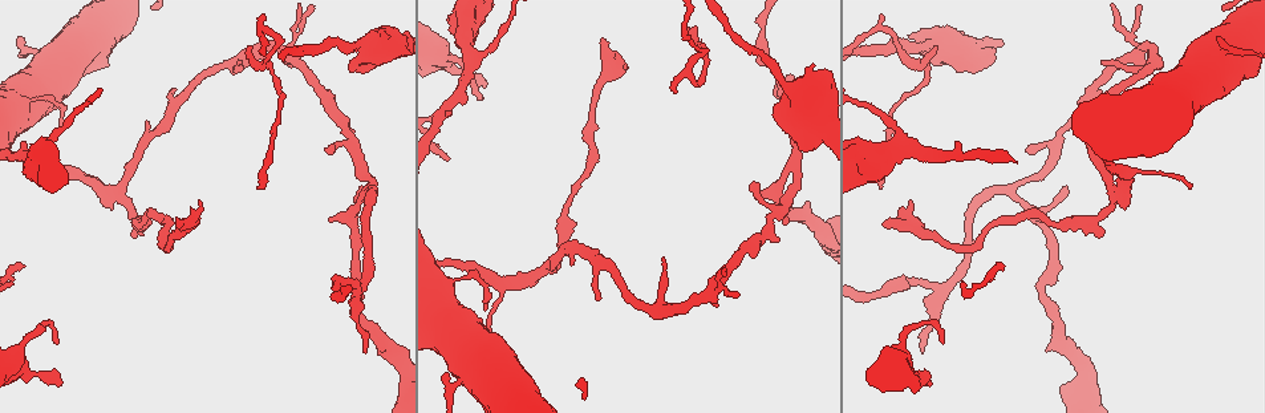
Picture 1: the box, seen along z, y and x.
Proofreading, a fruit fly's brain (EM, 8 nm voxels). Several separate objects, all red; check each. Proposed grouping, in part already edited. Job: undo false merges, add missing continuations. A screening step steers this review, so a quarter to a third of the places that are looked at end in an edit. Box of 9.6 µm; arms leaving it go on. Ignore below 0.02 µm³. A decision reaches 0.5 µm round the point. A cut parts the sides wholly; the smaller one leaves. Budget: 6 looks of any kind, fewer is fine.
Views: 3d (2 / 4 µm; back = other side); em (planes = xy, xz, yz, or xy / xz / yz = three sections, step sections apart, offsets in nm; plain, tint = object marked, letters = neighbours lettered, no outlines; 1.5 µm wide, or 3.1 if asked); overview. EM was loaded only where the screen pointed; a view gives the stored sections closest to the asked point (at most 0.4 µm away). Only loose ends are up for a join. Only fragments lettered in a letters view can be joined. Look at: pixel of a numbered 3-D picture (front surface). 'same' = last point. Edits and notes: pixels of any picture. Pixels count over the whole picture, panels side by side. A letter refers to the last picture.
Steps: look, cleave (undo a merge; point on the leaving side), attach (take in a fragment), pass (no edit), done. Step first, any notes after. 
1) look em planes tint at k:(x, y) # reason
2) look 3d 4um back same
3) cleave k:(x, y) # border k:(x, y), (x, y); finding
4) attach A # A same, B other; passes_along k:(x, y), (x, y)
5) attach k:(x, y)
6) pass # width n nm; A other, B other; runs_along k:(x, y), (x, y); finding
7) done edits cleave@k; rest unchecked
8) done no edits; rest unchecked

look 3d 2um at 1:(58, 342) # tapers out

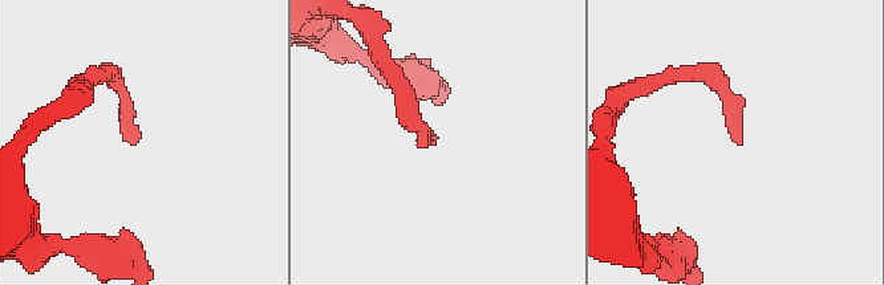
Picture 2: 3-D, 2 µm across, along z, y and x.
look em xy step 8 tint at 2:(430, 132)

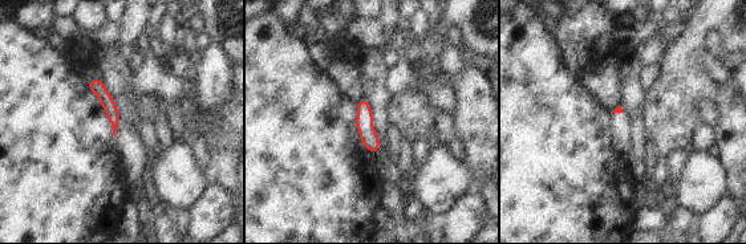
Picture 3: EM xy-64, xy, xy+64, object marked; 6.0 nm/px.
look em planes letters same # another direction

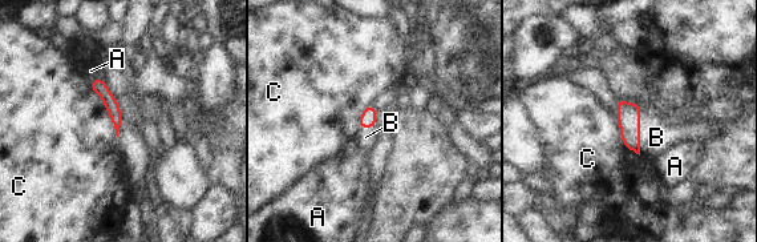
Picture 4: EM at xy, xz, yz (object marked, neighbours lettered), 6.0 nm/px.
attach B # A other, B same, C other; passes_along 4:(628, 113), (639, 134), (656, 137); the neuron continues

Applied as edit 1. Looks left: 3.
look overview

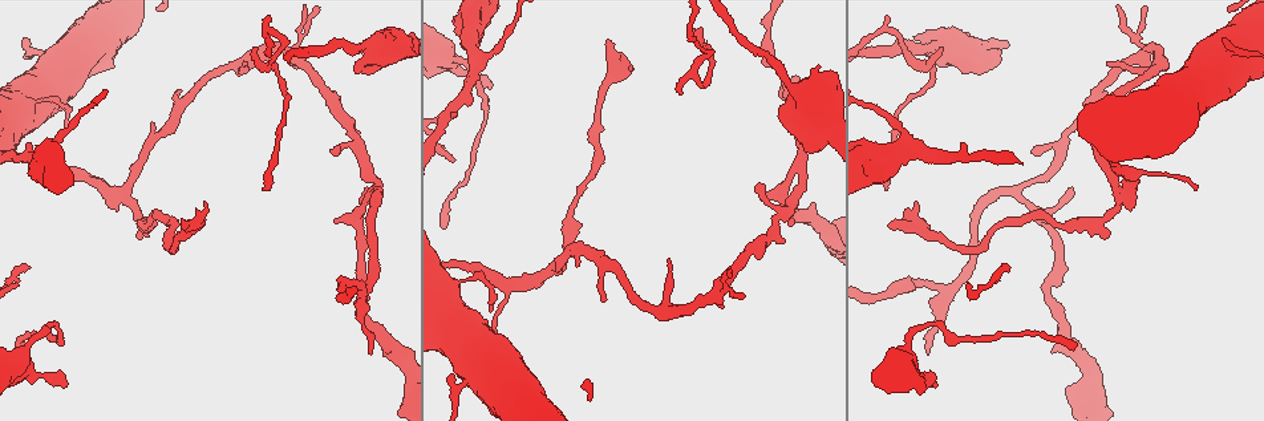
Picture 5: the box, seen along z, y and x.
look em planes tint at 5:(1131, 208) # branch stops here

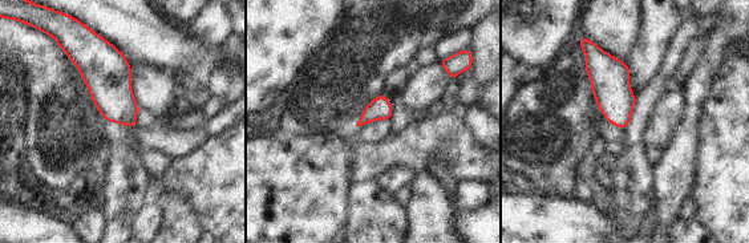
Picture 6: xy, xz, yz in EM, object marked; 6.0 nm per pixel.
look em planes letters same # what lies round it

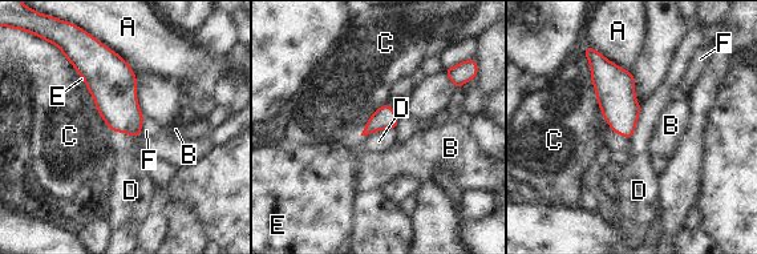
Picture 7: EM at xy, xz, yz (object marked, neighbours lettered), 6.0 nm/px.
pass # longest_contact C 320 nm; A other, B other, C other, D other, E other, F other; no lettered fragment goes on from it

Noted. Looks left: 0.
done edits attach@4; rest unchecked

